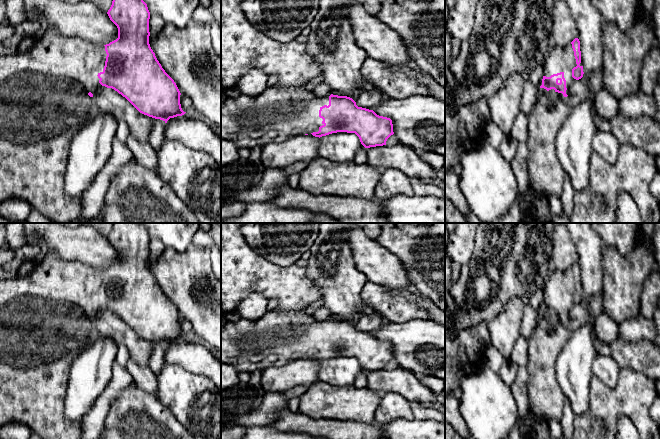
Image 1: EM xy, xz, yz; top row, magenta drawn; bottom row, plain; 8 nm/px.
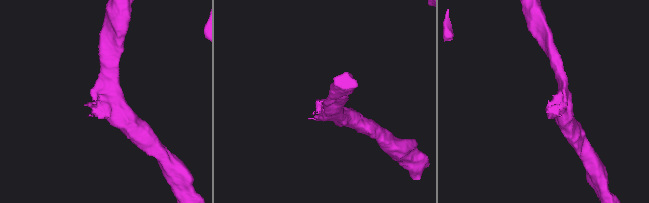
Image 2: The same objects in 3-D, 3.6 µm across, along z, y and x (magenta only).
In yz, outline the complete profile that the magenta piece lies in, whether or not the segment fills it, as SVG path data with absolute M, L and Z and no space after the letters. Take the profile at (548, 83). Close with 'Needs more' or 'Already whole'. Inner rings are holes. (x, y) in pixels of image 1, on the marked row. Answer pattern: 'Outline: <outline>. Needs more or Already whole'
Outline: M578 38L565 47L551 44L538 103L528 115L528 174L539 197L562 194L565 173L556 156L555 138L571 111L565 101L569 88L583 74Z. Needs more

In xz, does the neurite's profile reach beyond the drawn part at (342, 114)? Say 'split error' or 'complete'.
split error

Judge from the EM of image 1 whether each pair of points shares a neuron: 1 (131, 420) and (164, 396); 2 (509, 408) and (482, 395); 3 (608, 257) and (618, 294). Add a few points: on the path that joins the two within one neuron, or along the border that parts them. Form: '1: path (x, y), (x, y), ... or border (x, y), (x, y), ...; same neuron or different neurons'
1: border (155, 397), (175, 417); different neurons
2: path (502, 408), (495, 408), (489, 402); same neuron
3: path (616, 266), (618, 269), (618, 285); same neuron

